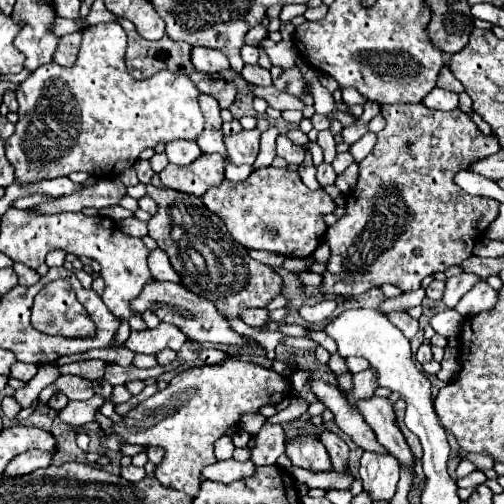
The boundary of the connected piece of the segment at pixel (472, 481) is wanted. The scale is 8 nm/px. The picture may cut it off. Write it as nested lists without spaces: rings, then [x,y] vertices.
[[[475,470],[475,472],[467,474],[465,478],[459,478],[459,480],[457,480],[457,486],[459,486],[459,488],[467,488],[467,486],[479,486],[479,484],[483,484],[485,480],[487,480],[487,476],[485,476],[481,470]]]

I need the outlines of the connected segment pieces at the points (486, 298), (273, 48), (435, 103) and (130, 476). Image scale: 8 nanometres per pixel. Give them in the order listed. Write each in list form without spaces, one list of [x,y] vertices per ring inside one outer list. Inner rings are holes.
[[[479,280],[457,304],[457,312],[463,316],[471,316],[471,314],[479,314],[485,310],[491,310],[491,306],[495,306],[497,302],[497,292],[485,282]]]
[[[261,40],[261,48],[267,52],[267,56],[271,58],[273,66],[281,66],[283,70],[291,68],[295,64],[297,58],[297,50],[293,46],[293,42],[273,42],[273,40]]]
[[[435,88],[431,94],[427,94],[427,98],[423,98],[423,104],[431,110],[455,110],[459,106],[459,96],[449,90]]]
[[[129,464],[129,466],[123,466],[123,468],[121,468],[121,478],[129,480],[129,482],[139,482],[139,480],[145,478],[145,470]]]

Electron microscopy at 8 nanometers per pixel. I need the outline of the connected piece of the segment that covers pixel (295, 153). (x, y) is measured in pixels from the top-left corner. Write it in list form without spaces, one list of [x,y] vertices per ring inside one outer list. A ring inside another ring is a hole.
[[[279,134],[277,138],[277,156],[285,158],[289,164],[301,164],[303,156],[305,156],[305,148],[293,144],[285,134]]]

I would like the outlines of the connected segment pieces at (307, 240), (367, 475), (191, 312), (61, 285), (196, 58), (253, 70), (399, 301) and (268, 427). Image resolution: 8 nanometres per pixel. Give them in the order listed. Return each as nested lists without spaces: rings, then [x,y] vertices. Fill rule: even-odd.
[[[273,166],[253,170],[247,180],[237,184],[223,180],[219,186],[209,188],[201,200],[209,212],[223,220],[235,242],[287,258],[311,256],[327,230],[323,216],[335,210],[335,202],[323,188],[309,190],[297,172]]]
[[[365,452],[361,458],[359,476],[363,480],[363,490],[371,500],[391,502],[397,482],[399,482],[399,462],[391,454]]]
[[[153,280],[151,286],[147,286],[147,290],[143,290],[143,294],[135,302],[131,302],[131,304],[135,306],[135,310],[139,314],[145,312],[147,308],[151,308],[159,316],[159,320],[179,326],[187,334],[189,340],[195,340],[195,342],[211,342],[211,344],[231,344],[231,346],[239,346],[239,348],[243,348],[243,346],[249,344],[247,338],[243,338],[241,334],[237,334],[235,330],[231,330],[231,326],[227,324],[225,318],[219,316],[219,312],[213,306],[211,300],[193,294],[193,292],[185,290],[179,284]]]
[[[53,280],[41,288],[35,296],[31,326],[49,336],[65,336],[65,338],[91,338],[95,336],[95,324],[89,318],[87,310],[75,298],[75,292],[67,280]]]
[[[195,46],[191,52],[191,62],[195,64],[195,68],[199,72],[205,72],[205,74],[215,74],[215,72],[229,68],[227,56],[221,54],[219,50],[211,50],[211,48],[197,48]]]
[[[245,64],[245,68],[241,70],[241,76],[253,86],[271,86],[271,72],[261,68],[259,64],[255,64],[255,66]]]
[[[420,287],[414,292],[401,293],[401,296],[387,298],[385,302],[381,302],[381,304],[379,304],[379,308],[377,308],[377,310],[381,310],[383,314],[389,314],[391,310],[395,310],[395,312],[407,312],[409,308],[420,305],[425,296],[425,289]]]
[[[263,424],[255,434],[255,446],[251,450],[251,460],[257,466],[275,464],[285,452],[285,434],[279,424]]]

